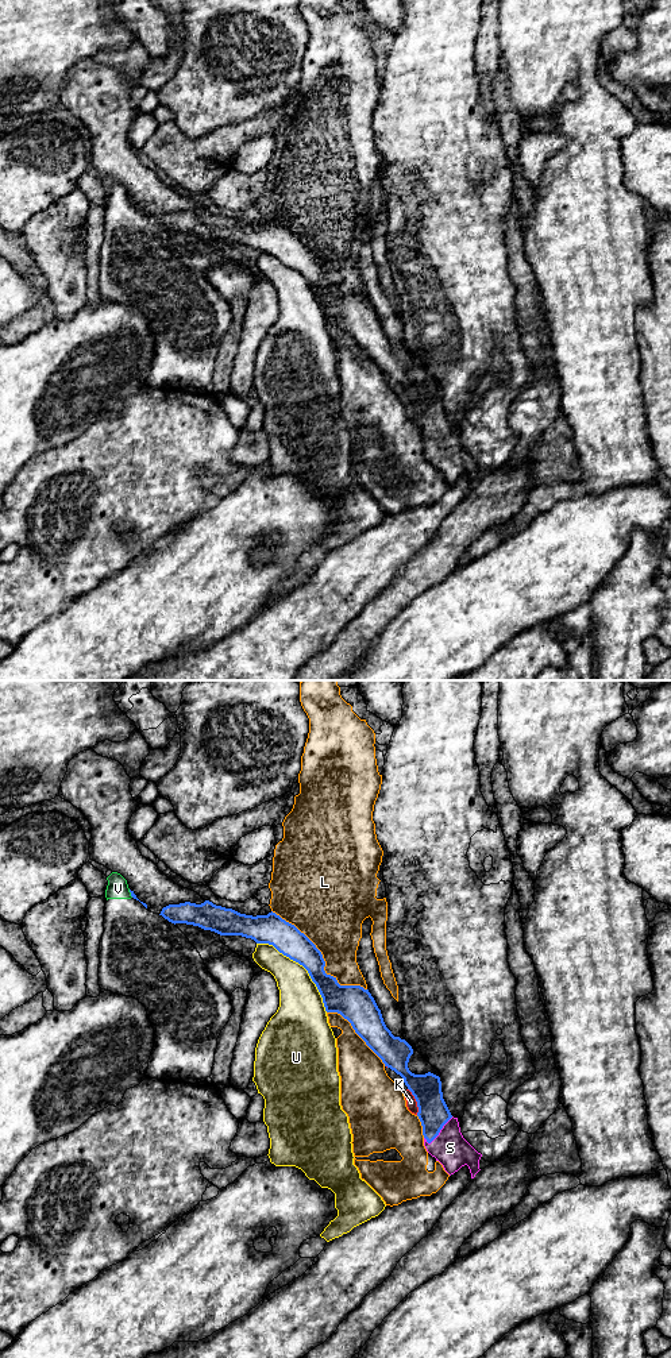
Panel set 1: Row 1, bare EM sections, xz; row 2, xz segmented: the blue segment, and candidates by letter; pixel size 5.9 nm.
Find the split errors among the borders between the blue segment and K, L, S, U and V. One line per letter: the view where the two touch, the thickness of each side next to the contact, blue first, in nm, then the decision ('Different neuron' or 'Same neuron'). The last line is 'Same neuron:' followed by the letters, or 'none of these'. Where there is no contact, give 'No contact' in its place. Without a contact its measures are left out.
K: Touches blue in xz. Thickness 180 nm (blue) against 60 nm. Different neuron
L: Touches blue in xz. Thickness 180 nm (blue) against 380 nm. Different neuron
S: Touches blue in xz. Thickness 180 nm (blue) against 200 nm. Same neuron
U: Touches blue in xz. Thickness 180 nm (blue) against 260 nm. Different neuron
V: Touches blue in xz. Thickness 20 nm (blue) against 130 nm. Different neuron
Same neuron: S

